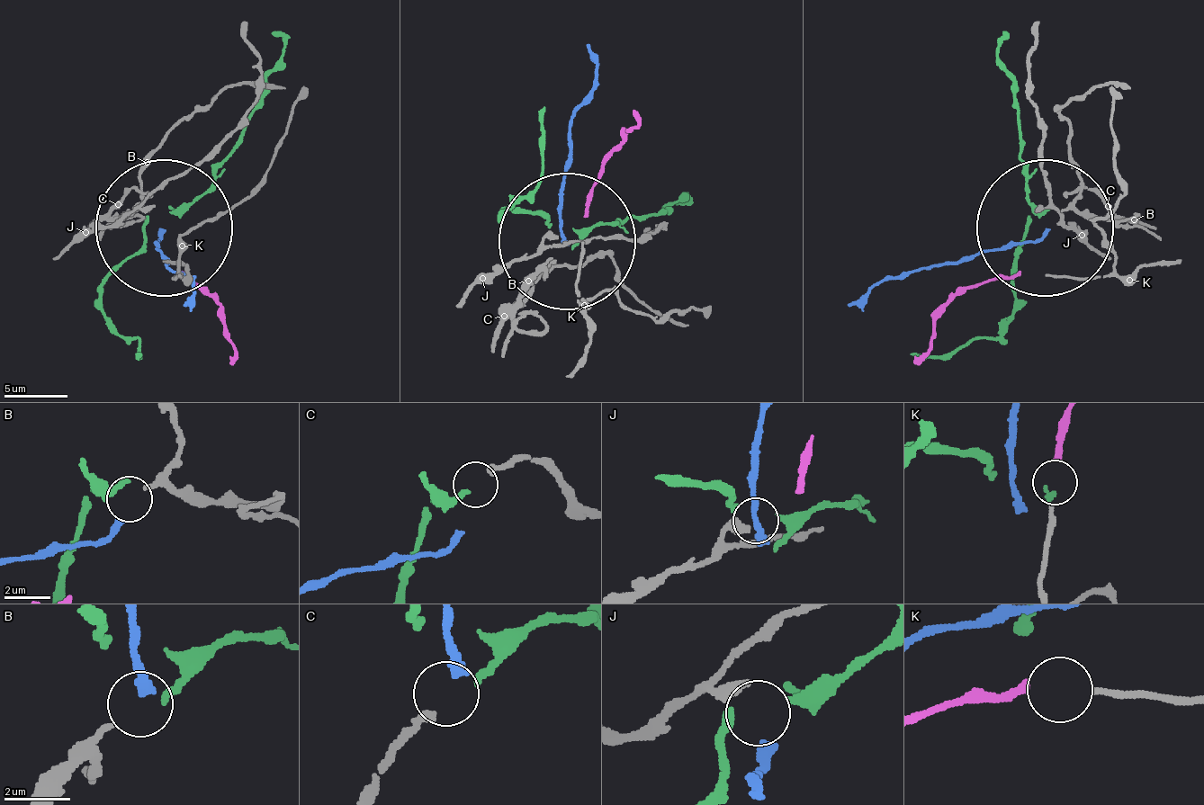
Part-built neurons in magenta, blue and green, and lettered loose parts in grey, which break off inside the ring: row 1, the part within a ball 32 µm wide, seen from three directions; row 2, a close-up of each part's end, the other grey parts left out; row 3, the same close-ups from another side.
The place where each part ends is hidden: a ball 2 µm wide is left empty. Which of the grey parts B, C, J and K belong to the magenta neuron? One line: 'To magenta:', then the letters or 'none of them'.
To magenta: K

